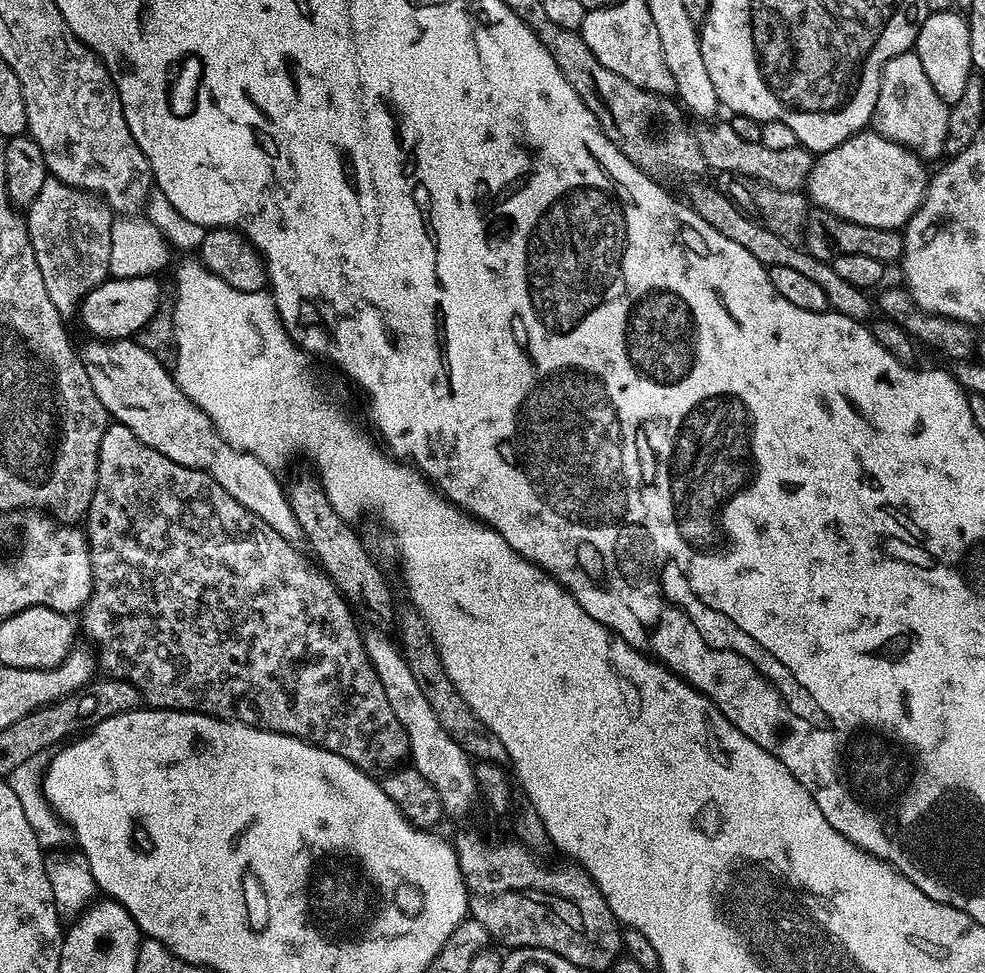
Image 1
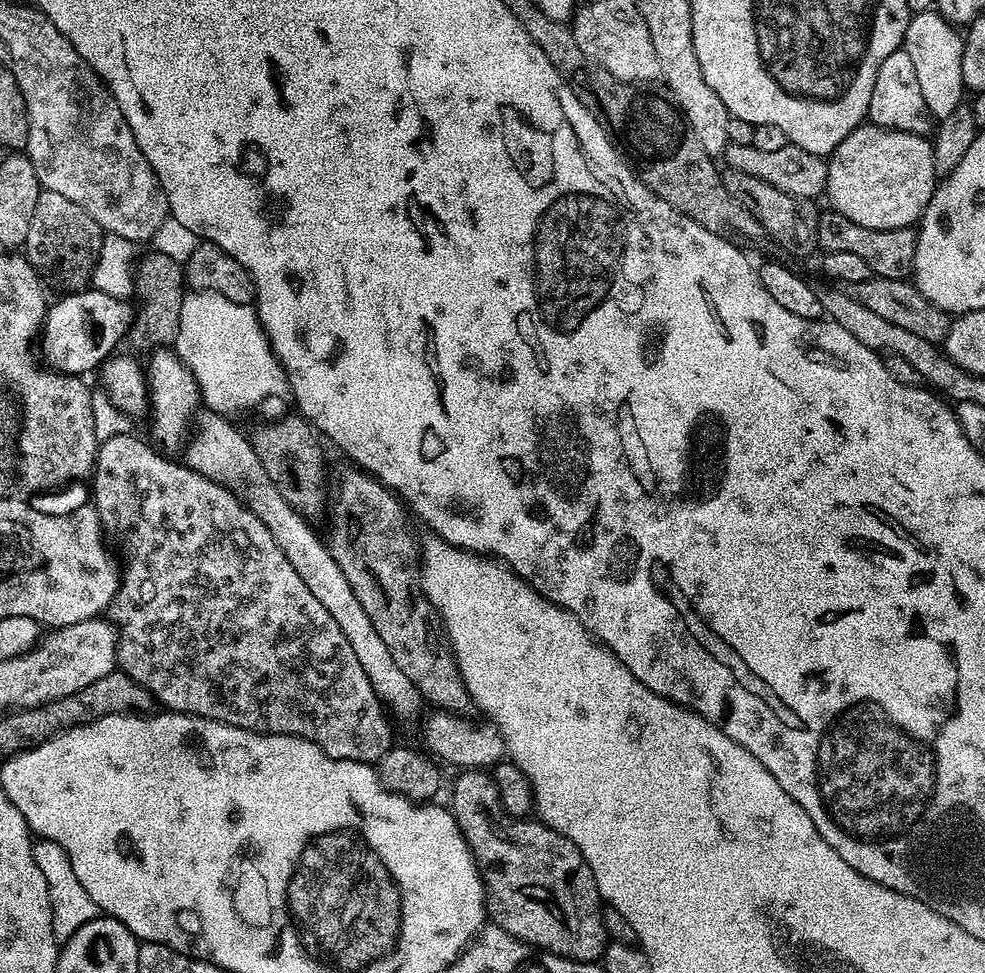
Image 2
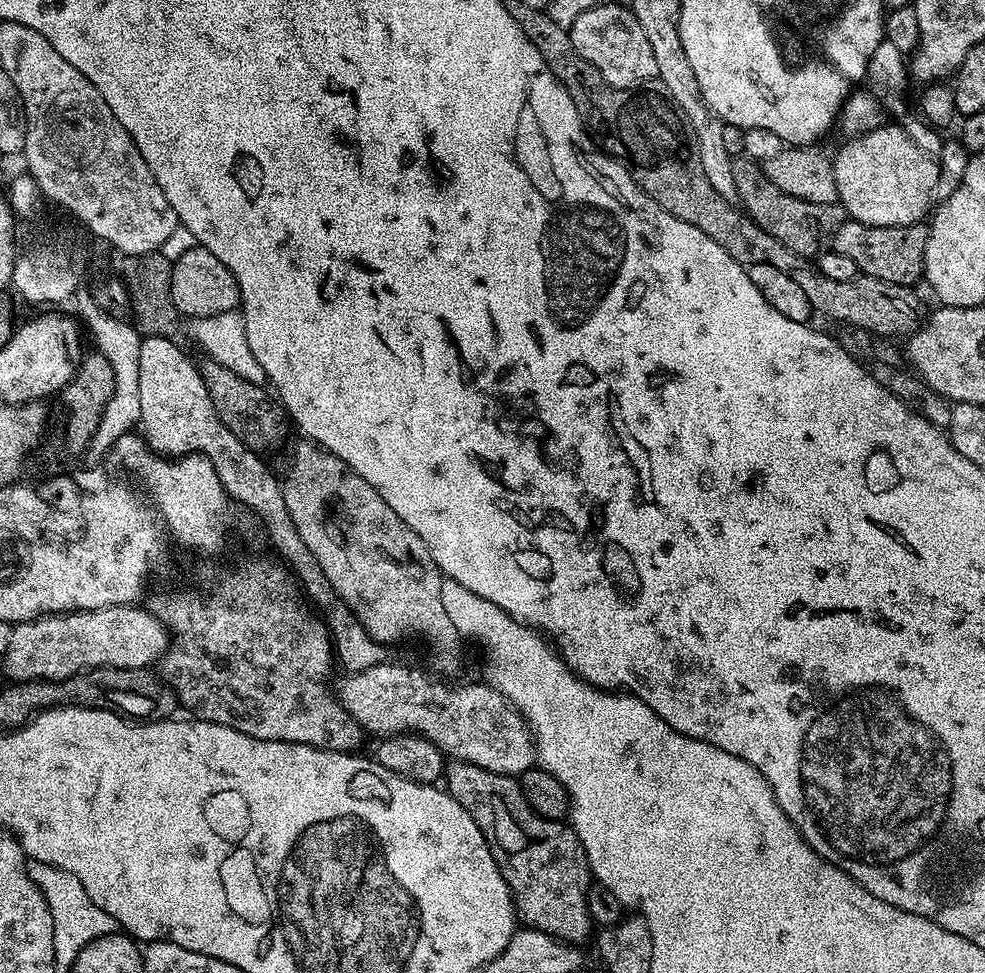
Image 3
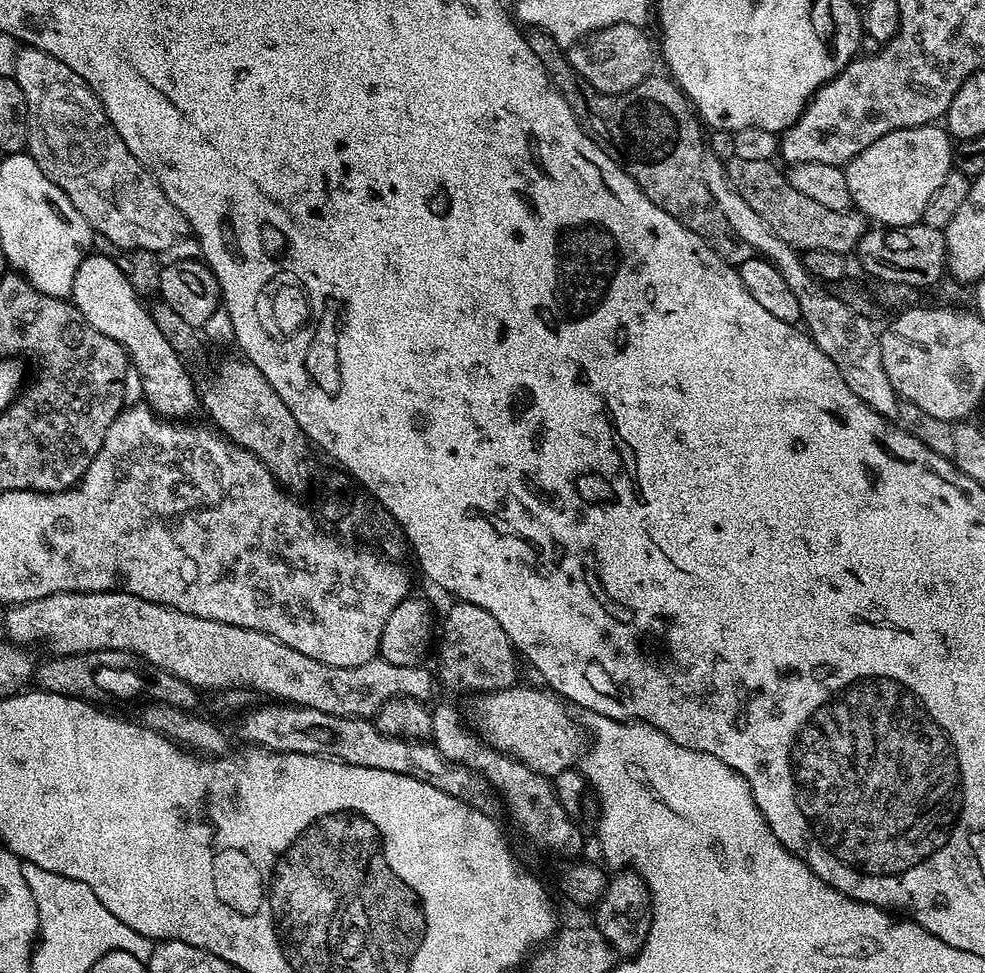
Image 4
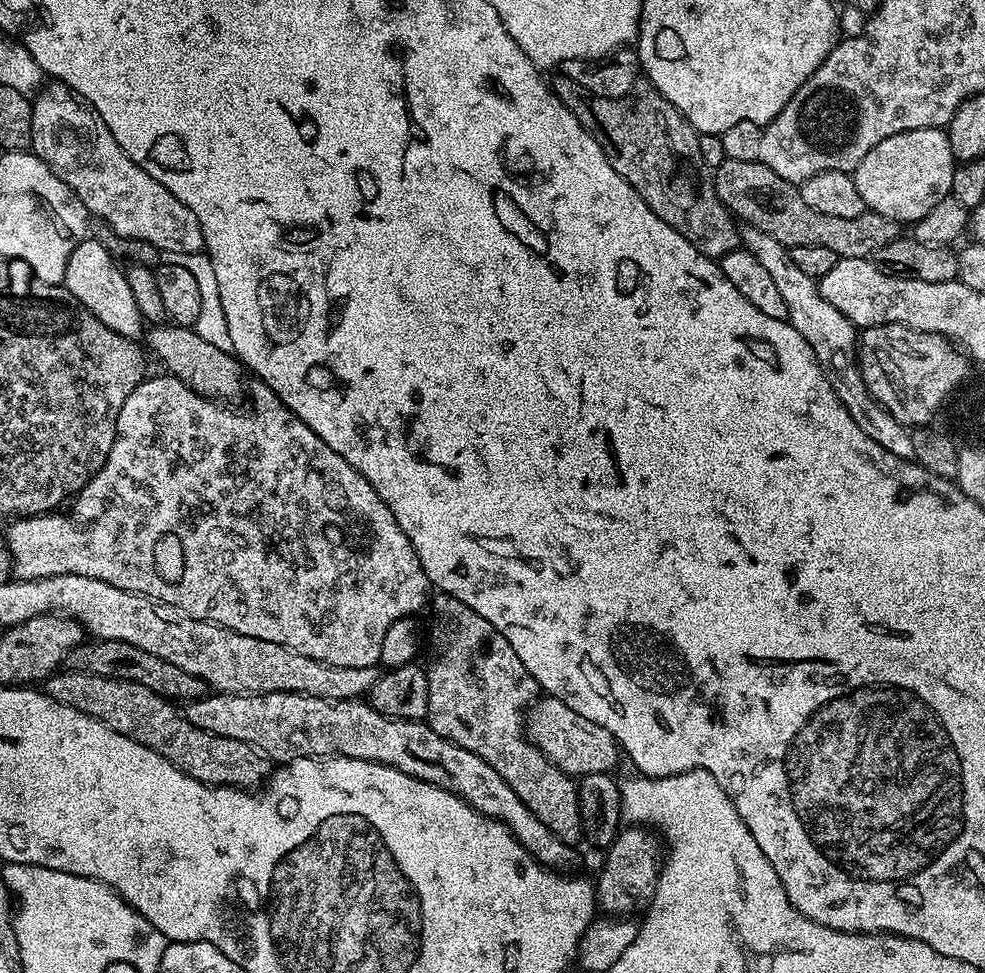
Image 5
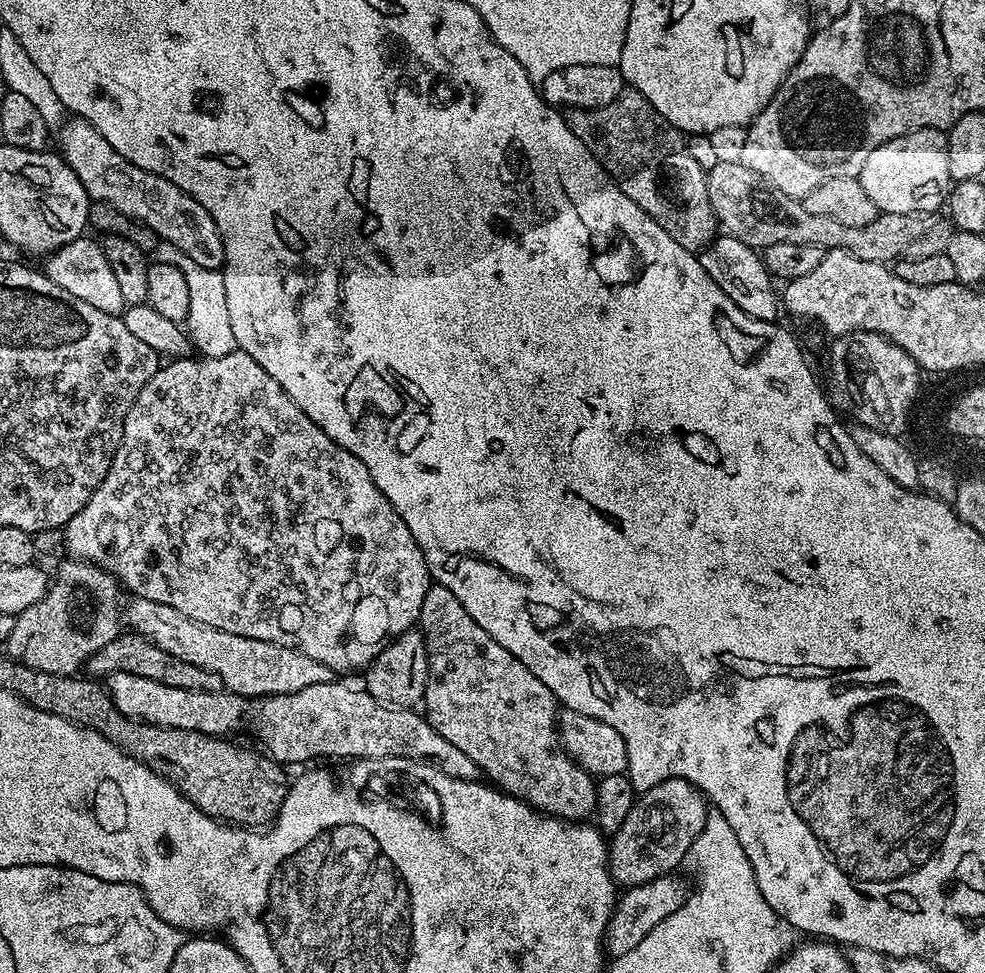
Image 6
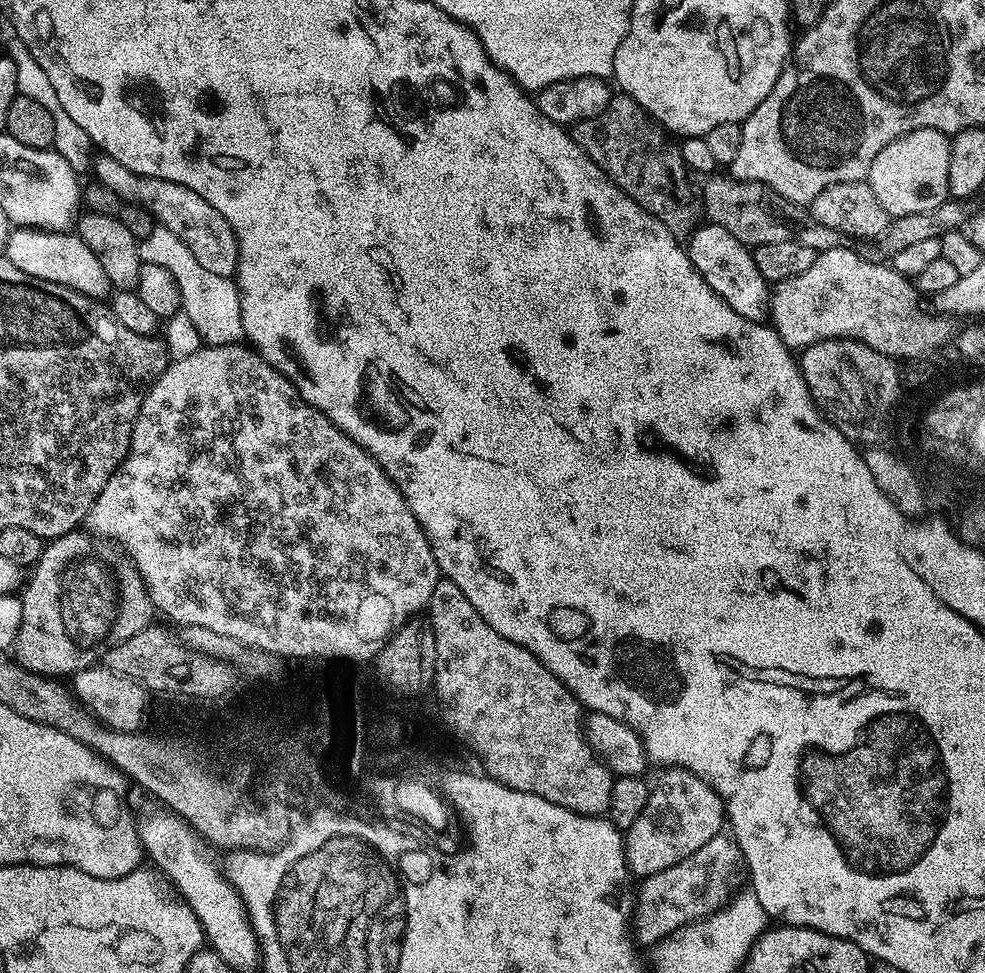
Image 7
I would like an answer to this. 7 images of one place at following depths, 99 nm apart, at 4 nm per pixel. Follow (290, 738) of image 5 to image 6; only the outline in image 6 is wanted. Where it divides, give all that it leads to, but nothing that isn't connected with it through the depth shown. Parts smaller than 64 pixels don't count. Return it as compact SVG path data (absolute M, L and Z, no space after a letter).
M119 672L107 677L106 687L114 706L126 718L221 738L231 737L231 732L249 732L264 743L263 751L283 766L304 764L319 756L361 756L367 762L397 756L431 764L454 778L480 780L482 776L474 758L446 742L419 711L379 704L366 690L348 684L306 686L306 690L277 696L239 696L227 690L178 690L178 686L162 686L162 682L138 674Z

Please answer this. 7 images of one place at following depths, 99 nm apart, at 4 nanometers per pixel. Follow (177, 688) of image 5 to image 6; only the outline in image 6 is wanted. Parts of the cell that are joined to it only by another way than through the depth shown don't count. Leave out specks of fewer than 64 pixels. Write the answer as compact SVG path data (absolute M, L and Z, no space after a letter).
M131 630L121 631L120 635L106 642L106 646L98 650L98 654L90 654L86 672L92 678L107 678L119 672L138 674L142 678L162 682L162 686L178 686L178 690L225 691L222 678L218 678L218 674L210 674L210 670L202 670L202 666L193 666L191 662L182 662L182 658L174 658L174 654L166 654L166 650L158 650L154 642Z

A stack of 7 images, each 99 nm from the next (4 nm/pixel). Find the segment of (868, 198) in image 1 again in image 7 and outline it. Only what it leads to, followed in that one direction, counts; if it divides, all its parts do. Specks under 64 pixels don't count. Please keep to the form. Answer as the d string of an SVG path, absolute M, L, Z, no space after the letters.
M923 128L898 137L874 162L866 183L878 194L878 202L895 218L906 214L929 212L949 199L948 167L952 141L945 133Z

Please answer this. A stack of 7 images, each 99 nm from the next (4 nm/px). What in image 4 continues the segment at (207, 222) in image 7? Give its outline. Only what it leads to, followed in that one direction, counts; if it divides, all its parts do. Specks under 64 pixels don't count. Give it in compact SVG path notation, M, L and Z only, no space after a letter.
M24 46L16 59L14 78L18 86L22 86L22 94L26 94L28 155L34 158L34 162L38 162L38 170L42 170L42 174L53 180L66 194L66 198L70 198L70 202L78 206L78 214L86 218L97 237L105 236L116 250L133 248L164 254L164 251L167 253L175 249L183 241L180 239L184 235L189 235L188 223L186 218L182 218L178 206L174 206L174 202L166 198L166 194L160 189L152 173L142 166L142 162L138 162L138 158L134 158L134 154L126 150L126 142L122 142L118 130L114 130L100 99L89 90L83 78L74 74L70 66L66 66L66 62L46 54L41 48Z

